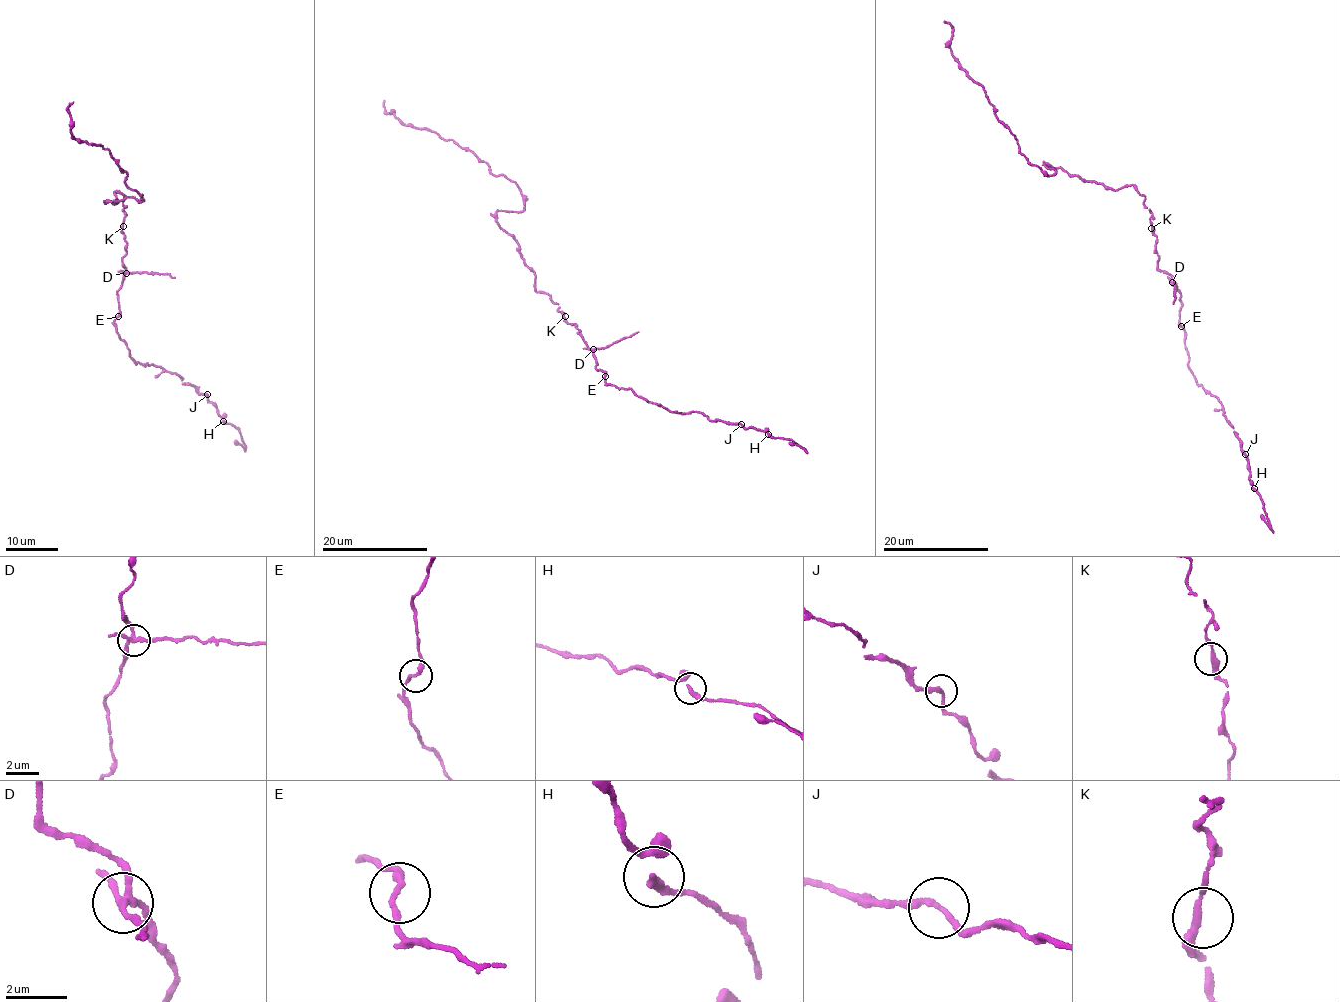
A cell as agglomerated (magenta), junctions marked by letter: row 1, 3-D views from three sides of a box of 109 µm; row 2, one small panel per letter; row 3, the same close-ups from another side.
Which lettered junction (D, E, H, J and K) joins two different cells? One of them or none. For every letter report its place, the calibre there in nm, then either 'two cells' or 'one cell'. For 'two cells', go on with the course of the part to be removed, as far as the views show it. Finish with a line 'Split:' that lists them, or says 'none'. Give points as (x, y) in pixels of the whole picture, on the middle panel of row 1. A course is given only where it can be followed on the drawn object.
D: place (593, 349); calibre 200 nm; two cells; course (593, 350), (611, 345), (638, 331)
E: place (605, 376); calibre 220 nm; one cell
H: place (768, 434); calibre 180 nm; one cell
J: place (741, 424); calibre 180 nm; one cell
K: place (565, 316); calibre 240 nm; one cell
Split: D

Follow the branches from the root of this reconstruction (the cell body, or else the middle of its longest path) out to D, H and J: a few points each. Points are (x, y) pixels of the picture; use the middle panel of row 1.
D: (561, 312), (569, 324), (577, 326), (586, 345), (593, 350)
H: (561, 312), (580, 330), (607, 384), (631, 389), (673, 412), (702, 413), (712, 421), (739, 423), (768, 434)
J: (561, 312), (580, 330), (607, 384), (631, 389), (673, 412), (702, 413), (712, 421), (741, 424)

